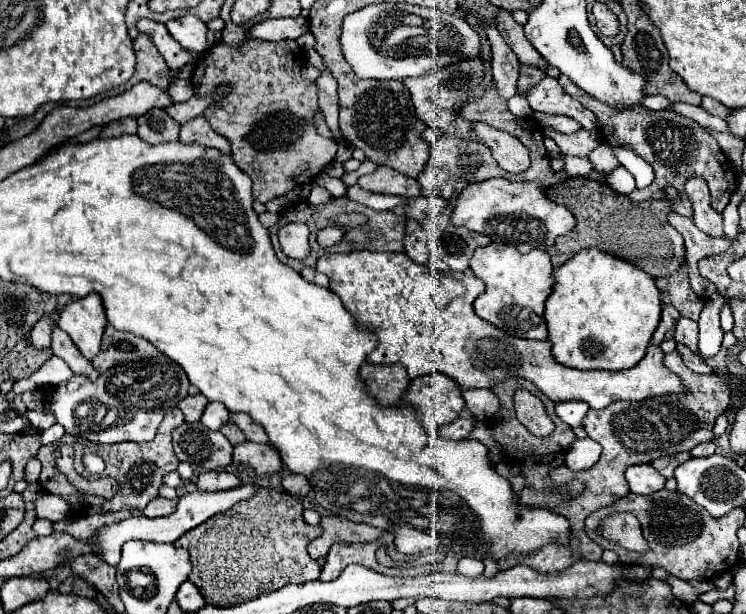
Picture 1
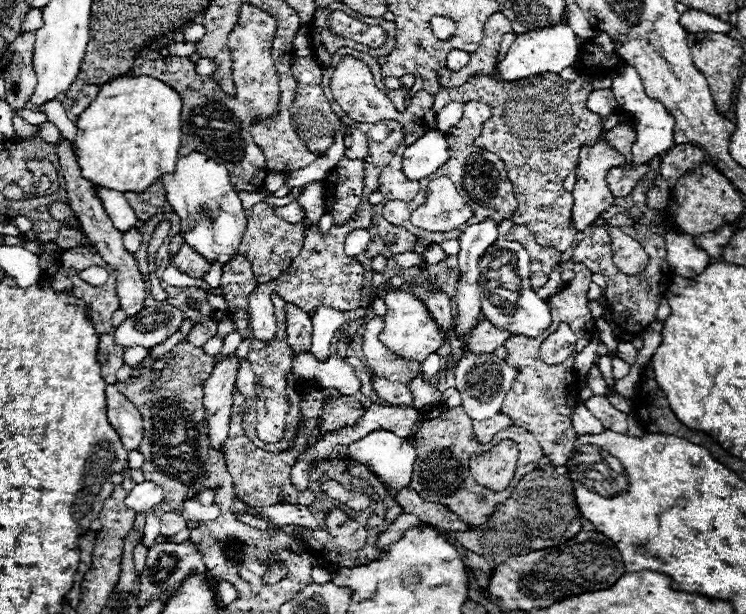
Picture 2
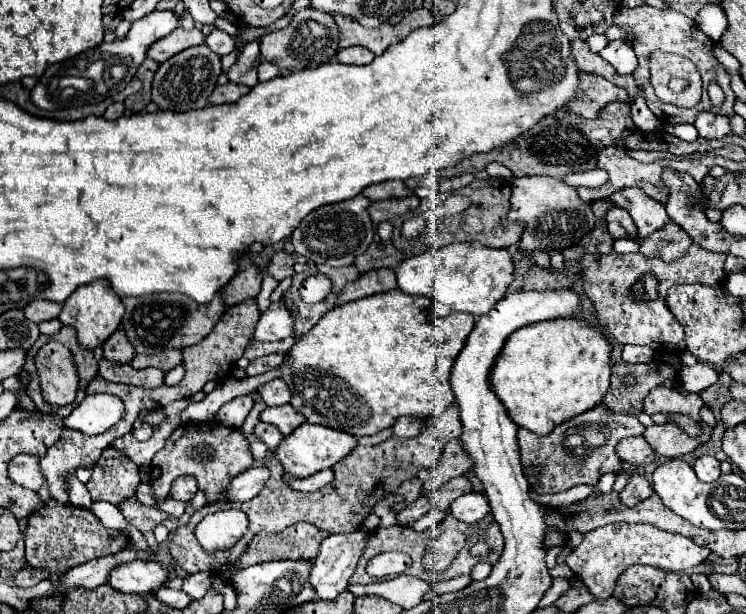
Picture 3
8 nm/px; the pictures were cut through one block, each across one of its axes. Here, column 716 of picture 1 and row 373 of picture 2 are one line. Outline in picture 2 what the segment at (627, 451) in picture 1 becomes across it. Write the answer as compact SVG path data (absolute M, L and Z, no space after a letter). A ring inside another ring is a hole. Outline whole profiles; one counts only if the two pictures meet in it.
M380 316L368 320L368 324L364 326L362 352L364 352L366 364L378 376L408 384L418 374L420 364L412 362L412 360L402 360L396 354L392 354L378 338L382 328L384 328L384 318L380 318Z

